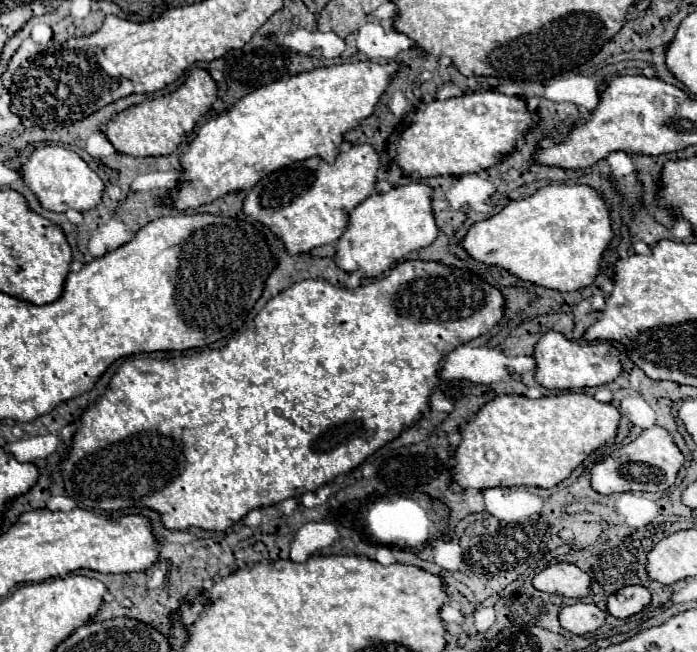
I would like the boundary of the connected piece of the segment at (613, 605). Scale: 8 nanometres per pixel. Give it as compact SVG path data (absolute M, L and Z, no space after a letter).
M627 585L615 593L609 595L607 599L607 611L613 615L613 617L619 617L619 619L625 619L625 617L631 617L639 611L643 611L651 601L651 593L647 587L643 585Z

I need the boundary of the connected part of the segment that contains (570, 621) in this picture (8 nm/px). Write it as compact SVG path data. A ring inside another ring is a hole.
M583 601L567 605L559 613L561 627L575 635L585 635L589 631L595 631L597 627L603 625L603 621L605 621L605 611L601 611L593 603L583 603Z

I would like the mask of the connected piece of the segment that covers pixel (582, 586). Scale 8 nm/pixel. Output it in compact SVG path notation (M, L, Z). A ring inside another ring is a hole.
M555 563L533 577L533 587L561 597L585 597L589 591L589 575L573 563Z

